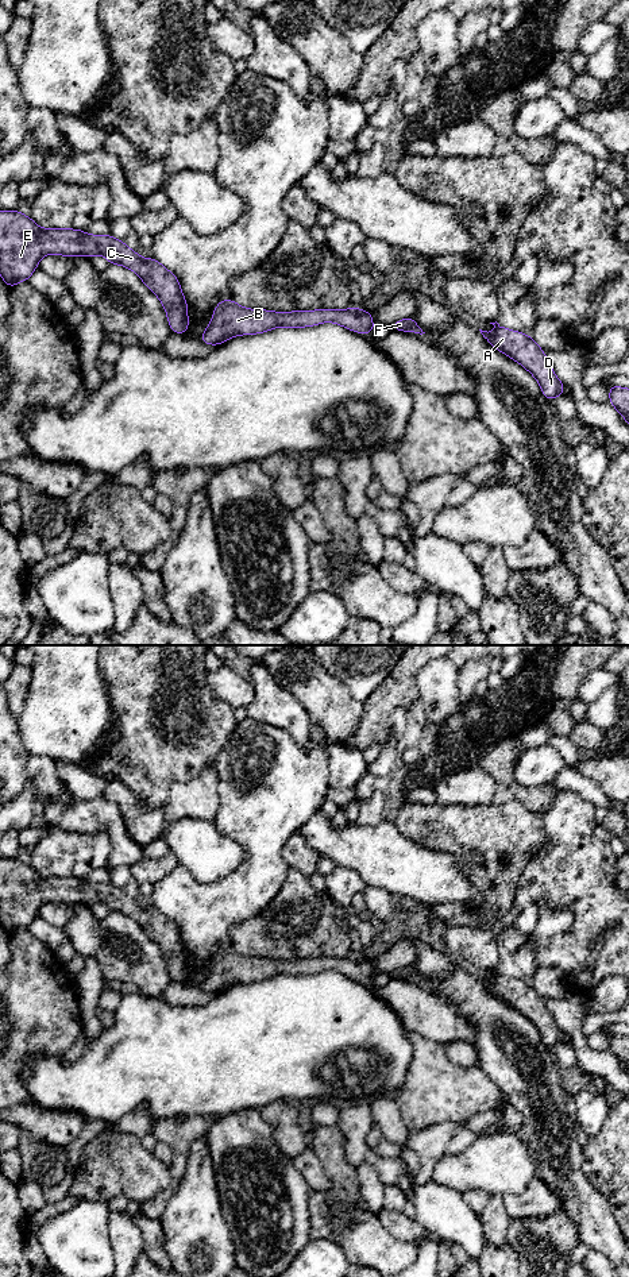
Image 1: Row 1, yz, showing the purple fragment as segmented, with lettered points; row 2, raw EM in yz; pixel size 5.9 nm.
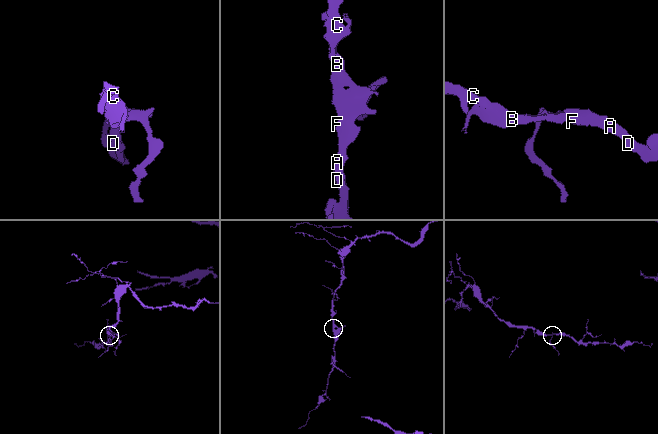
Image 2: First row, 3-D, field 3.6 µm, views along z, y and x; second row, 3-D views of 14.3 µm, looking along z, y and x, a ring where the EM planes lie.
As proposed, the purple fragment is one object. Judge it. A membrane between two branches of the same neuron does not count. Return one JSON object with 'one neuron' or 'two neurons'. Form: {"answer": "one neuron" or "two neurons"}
{"answer": "one neuron"}

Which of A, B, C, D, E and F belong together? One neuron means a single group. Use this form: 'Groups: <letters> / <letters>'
Groups: A B C D E F

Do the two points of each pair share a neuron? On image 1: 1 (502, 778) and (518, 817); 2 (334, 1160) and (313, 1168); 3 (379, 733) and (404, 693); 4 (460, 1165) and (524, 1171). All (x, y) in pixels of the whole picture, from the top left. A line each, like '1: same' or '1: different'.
1: different
2: different
3: same
4: same

